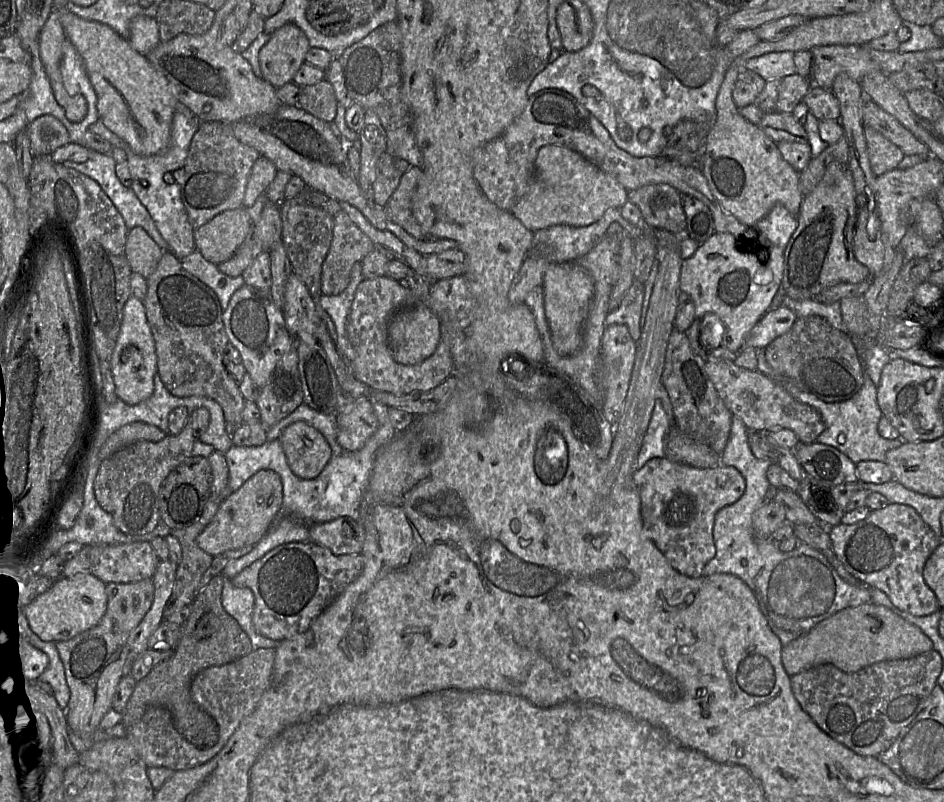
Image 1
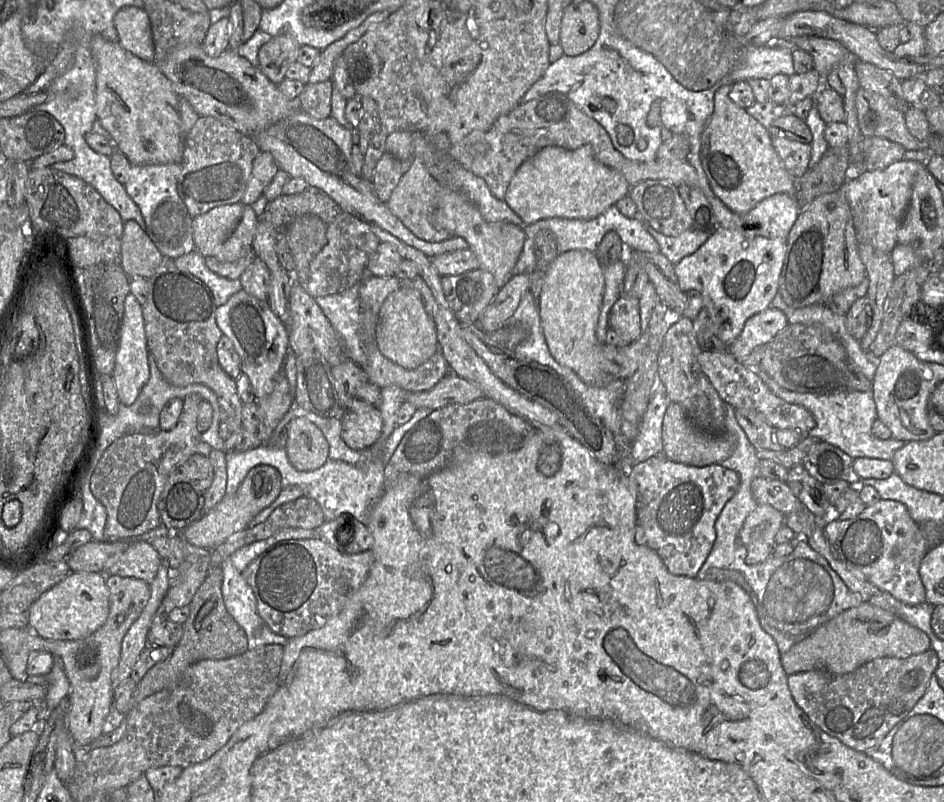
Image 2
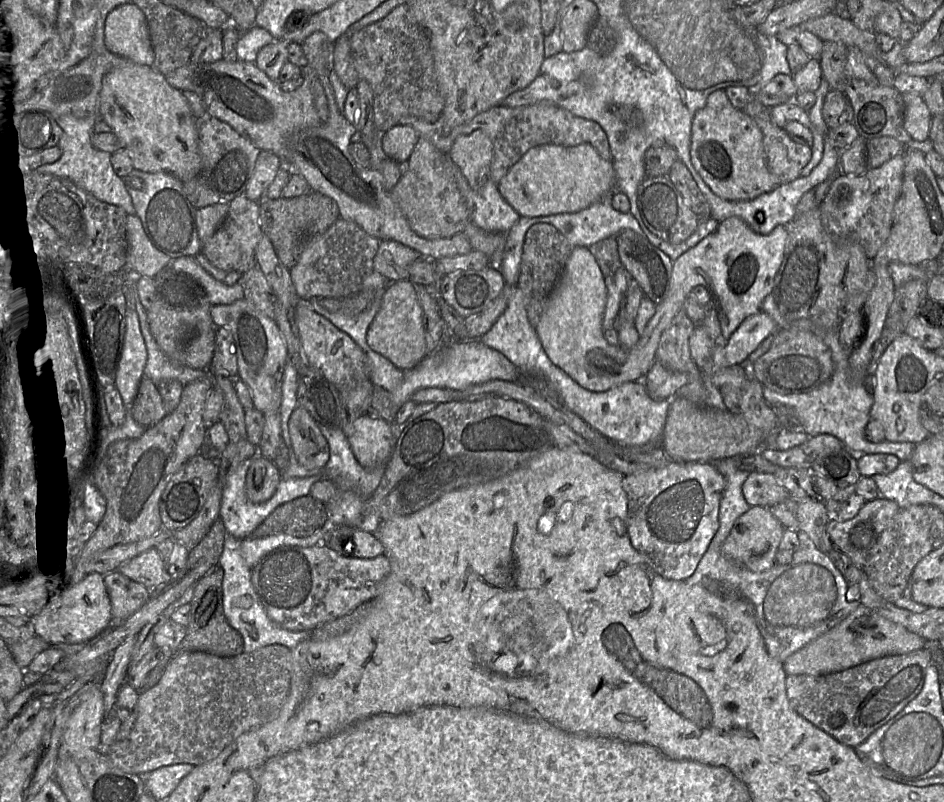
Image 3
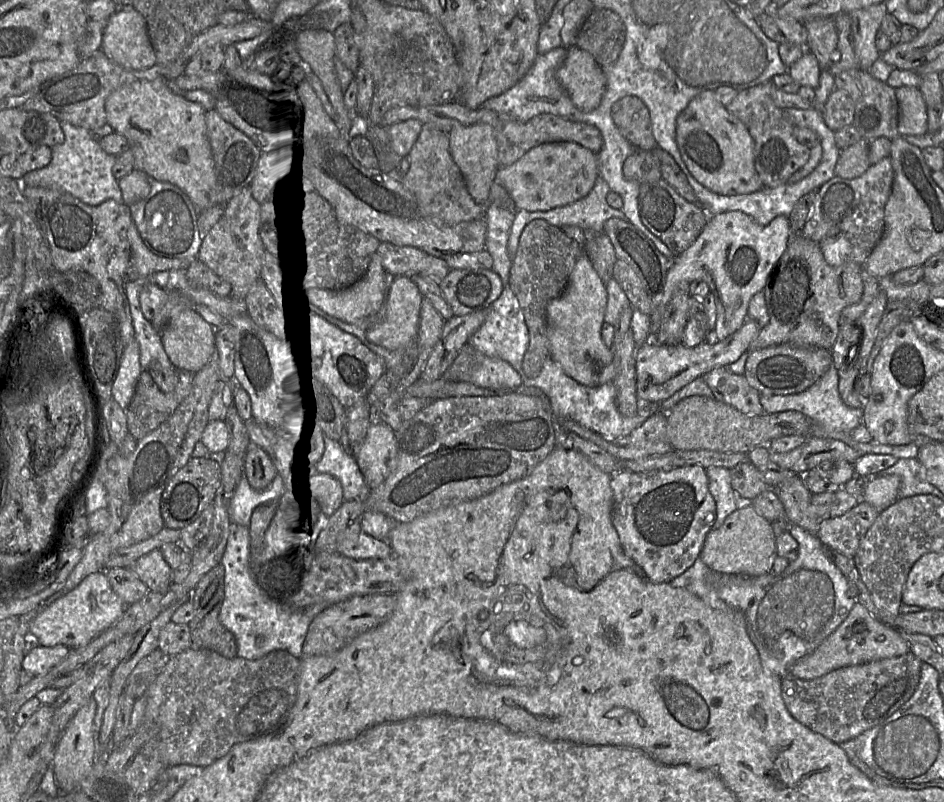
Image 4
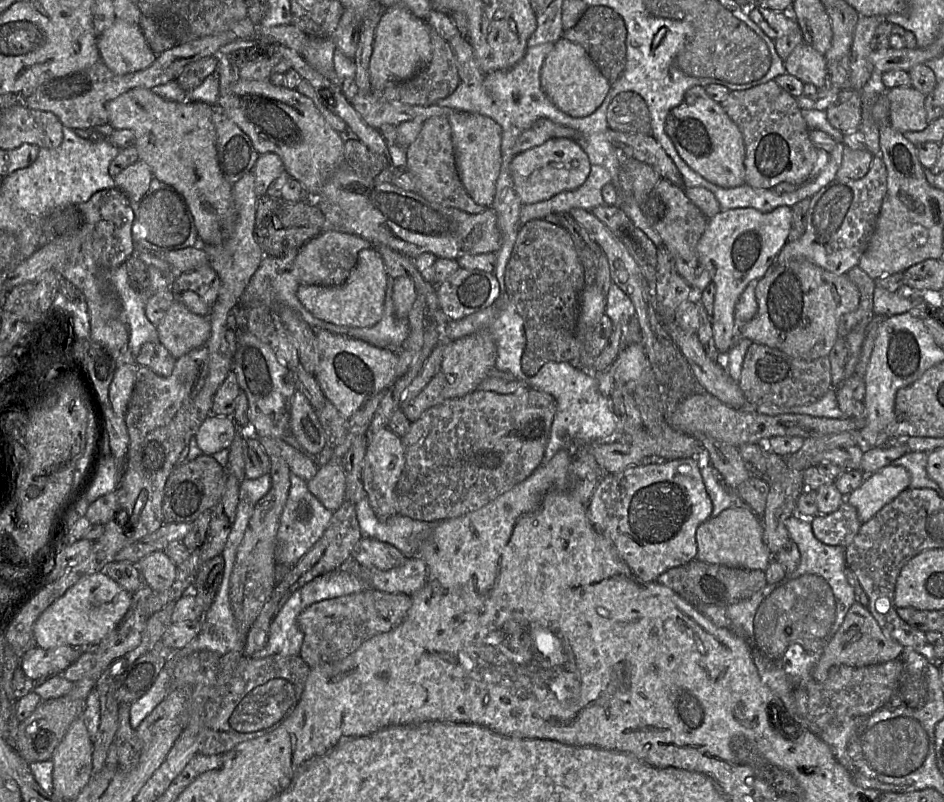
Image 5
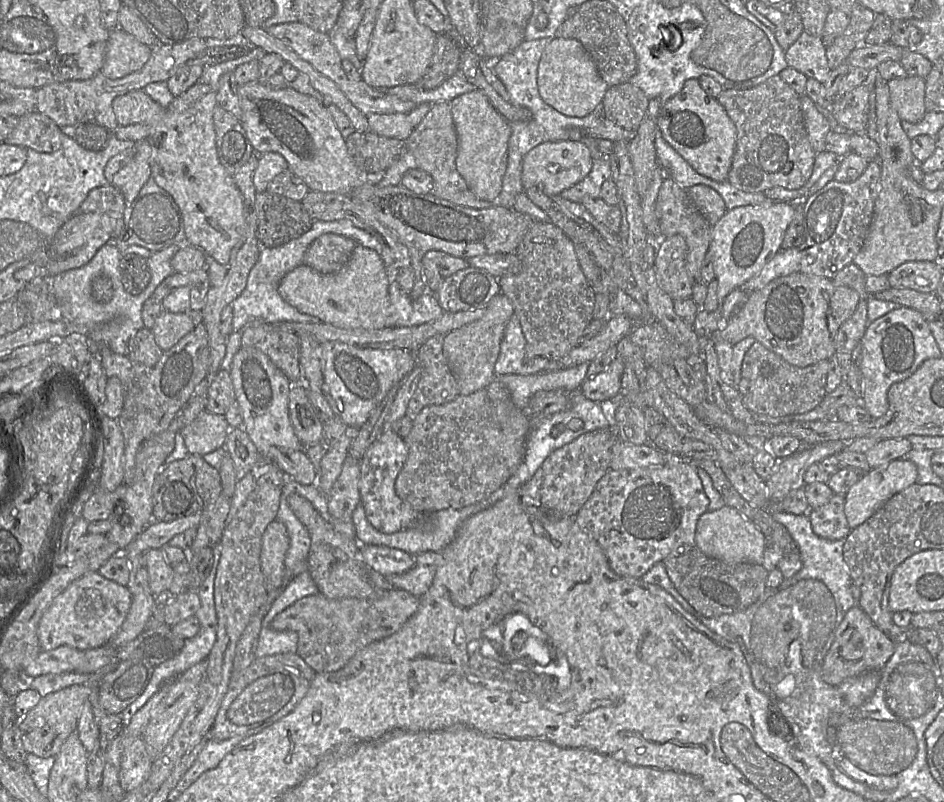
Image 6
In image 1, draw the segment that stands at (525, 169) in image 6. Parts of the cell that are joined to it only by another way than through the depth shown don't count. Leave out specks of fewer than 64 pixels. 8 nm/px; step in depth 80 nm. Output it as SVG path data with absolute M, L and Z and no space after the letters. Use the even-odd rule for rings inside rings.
M546 145L538 151L534 179L527 193L513 206L511 214L533 233L555 225L584 227L598 221L607 209L620 209L628 201L627 195L616 179L580 153Z

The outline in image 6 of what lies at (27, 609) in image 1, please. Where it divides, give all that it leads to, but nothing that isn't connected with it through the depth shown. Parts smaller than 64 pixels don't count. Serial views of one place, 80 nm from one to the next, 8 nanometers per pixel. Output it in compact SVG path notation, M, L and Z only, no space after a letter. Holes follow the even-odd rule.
M99 572L85 574L59 594L40 619L37 634L41 651L60 646L87 651L109 643L123 624L131 601L131 592L126 586L103 577Z

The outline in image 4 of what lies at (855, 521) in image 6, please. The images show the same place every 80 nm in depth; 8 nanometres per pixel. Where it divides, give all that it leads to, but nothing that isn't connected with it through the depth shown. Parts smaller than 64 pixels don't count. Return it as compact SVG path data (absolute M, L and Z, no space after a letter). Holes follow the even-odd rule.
M897 475L870 477L860 500L881 513L898 500L900 484L901 479Z

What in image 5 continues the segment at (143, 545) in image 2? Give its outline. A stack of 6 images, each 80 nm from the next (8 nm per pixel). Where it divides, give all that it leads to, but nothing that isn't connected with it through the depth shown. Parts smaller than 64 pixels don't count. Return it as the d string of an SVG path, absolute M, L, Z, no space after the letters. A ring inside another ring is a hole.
M154 551L136 564L143 582L158 593L174 586L176 578L176 564L174 564L164 551Z

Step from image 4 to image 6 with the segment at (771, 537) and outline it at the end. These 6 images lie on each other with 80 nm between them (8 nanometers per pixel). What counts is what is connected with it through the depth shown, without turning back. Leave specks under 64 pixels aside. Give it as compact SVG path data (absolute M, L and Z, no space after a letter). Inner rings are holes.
M725 505L721 509L708 510L698 520L696 526L696 547L705 555L728 564L761 564L765 548L765 536L759 528L737 509Z

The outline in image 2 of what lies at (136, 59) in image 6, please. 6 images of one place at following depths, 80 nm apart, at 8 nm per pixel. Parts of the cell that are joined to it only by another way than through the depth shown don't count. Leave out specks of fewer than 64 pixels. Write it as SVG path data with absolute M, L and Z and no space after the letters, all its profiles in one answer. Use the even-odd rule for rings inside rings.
M127 6L114 17L118 43L140 59L154 62L154 43L150 19L143 8Z

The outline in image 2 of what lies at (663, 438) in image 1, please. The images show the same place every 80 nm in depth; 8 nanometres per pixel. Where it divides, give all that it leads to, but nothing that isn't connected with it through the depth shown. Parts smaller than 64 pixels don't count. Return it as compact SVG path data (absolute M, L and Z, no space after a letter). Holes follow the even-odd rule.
M659 377L651 394L647 410L631 446L631 462L639 464L648 458L662 455L662 425L670 399Z

